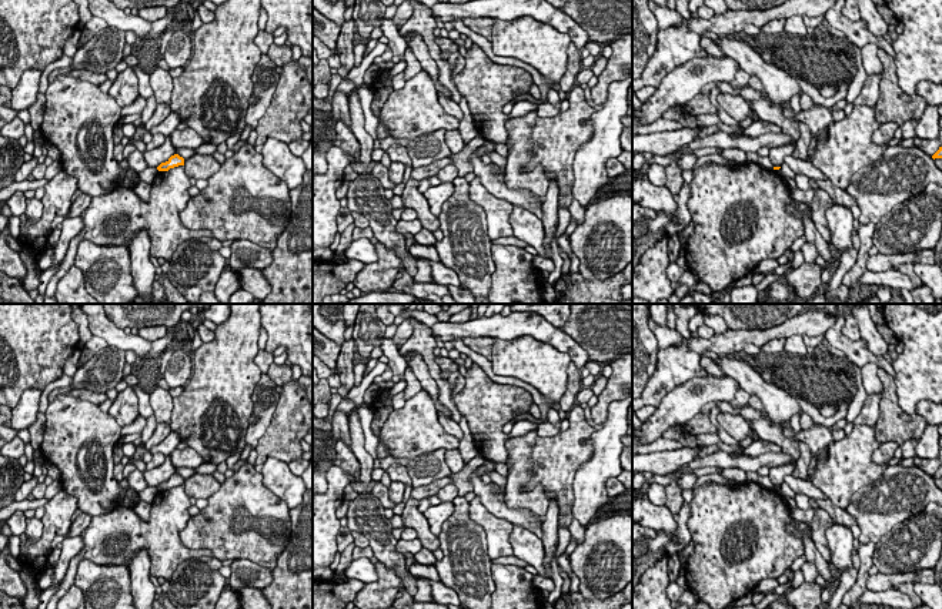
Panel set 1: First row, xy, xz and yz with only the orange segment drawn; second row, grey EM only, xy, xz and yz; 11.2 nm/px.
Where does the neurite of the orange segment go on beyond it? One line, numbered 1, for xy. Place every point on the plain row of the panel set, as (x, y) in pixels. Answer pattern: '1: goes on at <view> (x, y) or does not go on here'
1: does not go on here

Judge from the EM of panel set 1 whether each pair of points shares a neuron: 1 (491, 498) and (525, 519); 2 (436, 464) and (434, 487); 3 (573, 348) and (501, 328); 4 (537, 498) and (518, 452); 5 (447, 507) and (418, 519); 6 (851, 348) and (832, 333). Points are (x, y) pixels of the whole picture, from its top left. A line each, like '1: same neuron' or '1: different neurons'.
1: same neuron
2: different neurons
3: same neuron
4: same neuron
5: different neurons
6: same neuron

